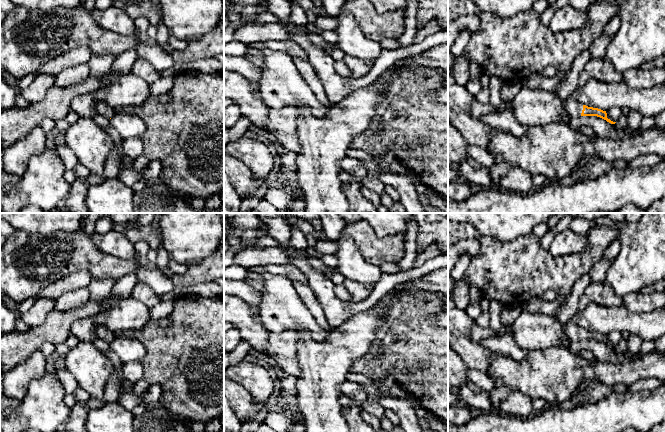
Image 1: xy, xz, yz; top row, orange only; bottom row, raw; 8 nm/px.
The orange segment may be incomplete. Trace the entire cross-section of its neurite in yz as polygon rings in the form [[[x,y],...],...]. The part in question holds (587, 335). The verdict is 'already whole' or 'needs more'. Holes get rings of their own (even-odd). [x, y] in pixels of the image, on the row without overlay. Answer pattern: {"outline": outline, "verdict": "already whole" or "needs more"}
{"outline": [[[567,322],[566,324],[564,324],[563,329],[568,339],[571,341],[597,340],[597,341],[600,341],[606,344],[607,346],[611,348],[616,347],[607,342],[606,335],[603,335],[598,332],[593,332],[593,331],[588,331],[586,329],[582,329],[572,322]]], "verdict": "needs more"}

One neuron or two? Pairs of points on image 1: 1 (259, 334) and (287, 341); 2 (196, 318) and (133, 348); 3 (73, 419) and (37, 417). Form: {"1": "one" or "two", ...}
{"1": "two", "2": "two", "3": "two"}

